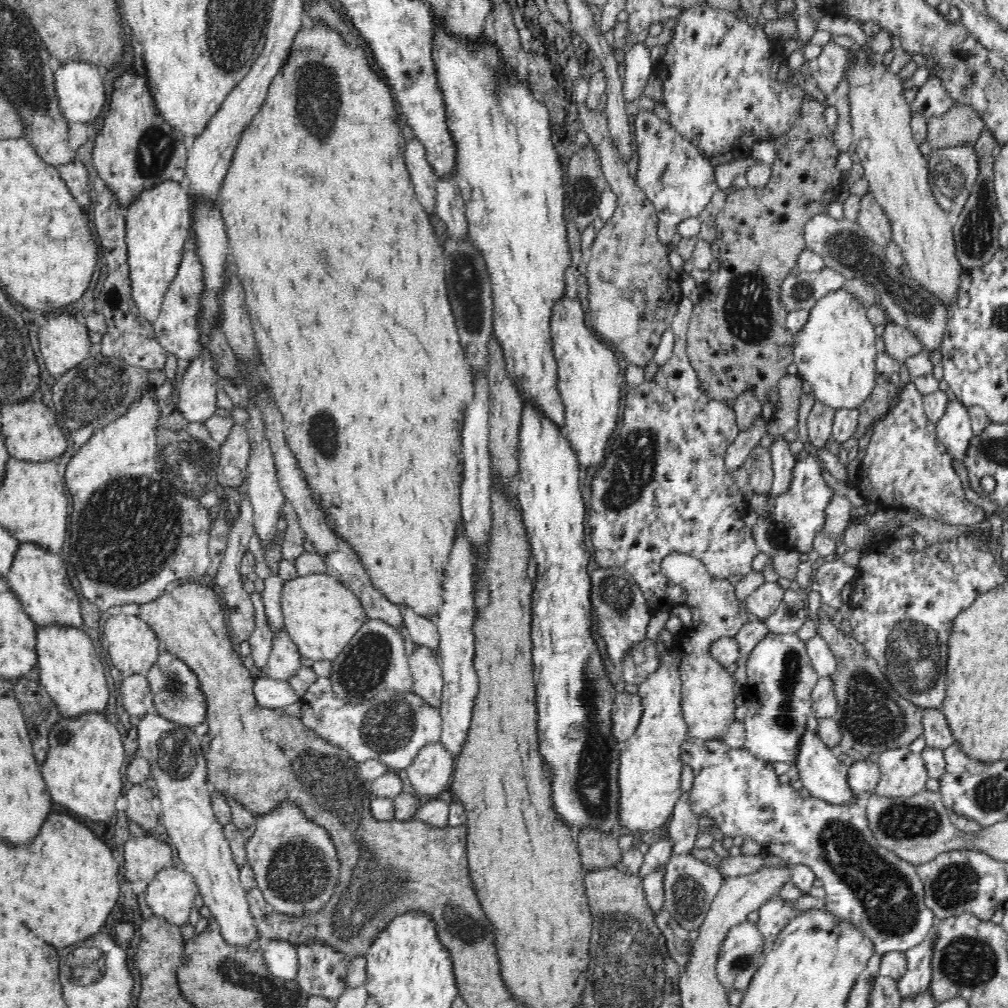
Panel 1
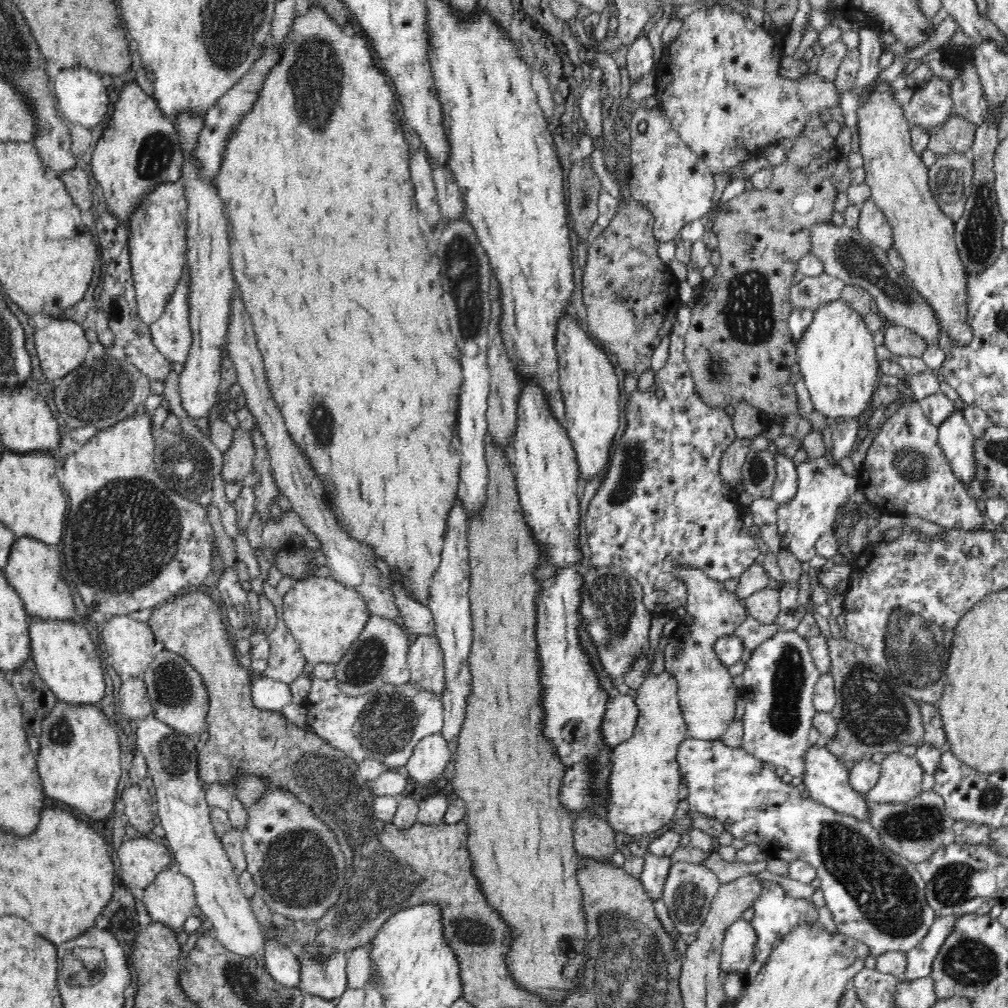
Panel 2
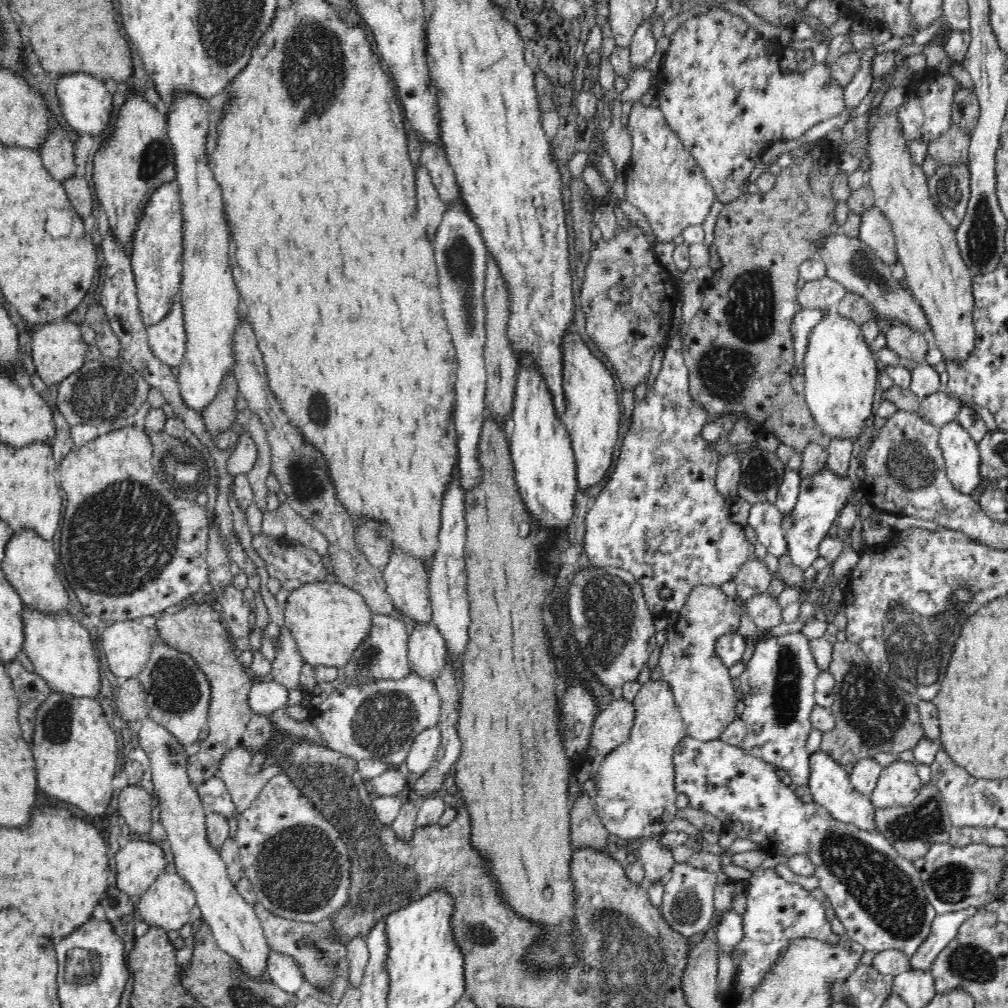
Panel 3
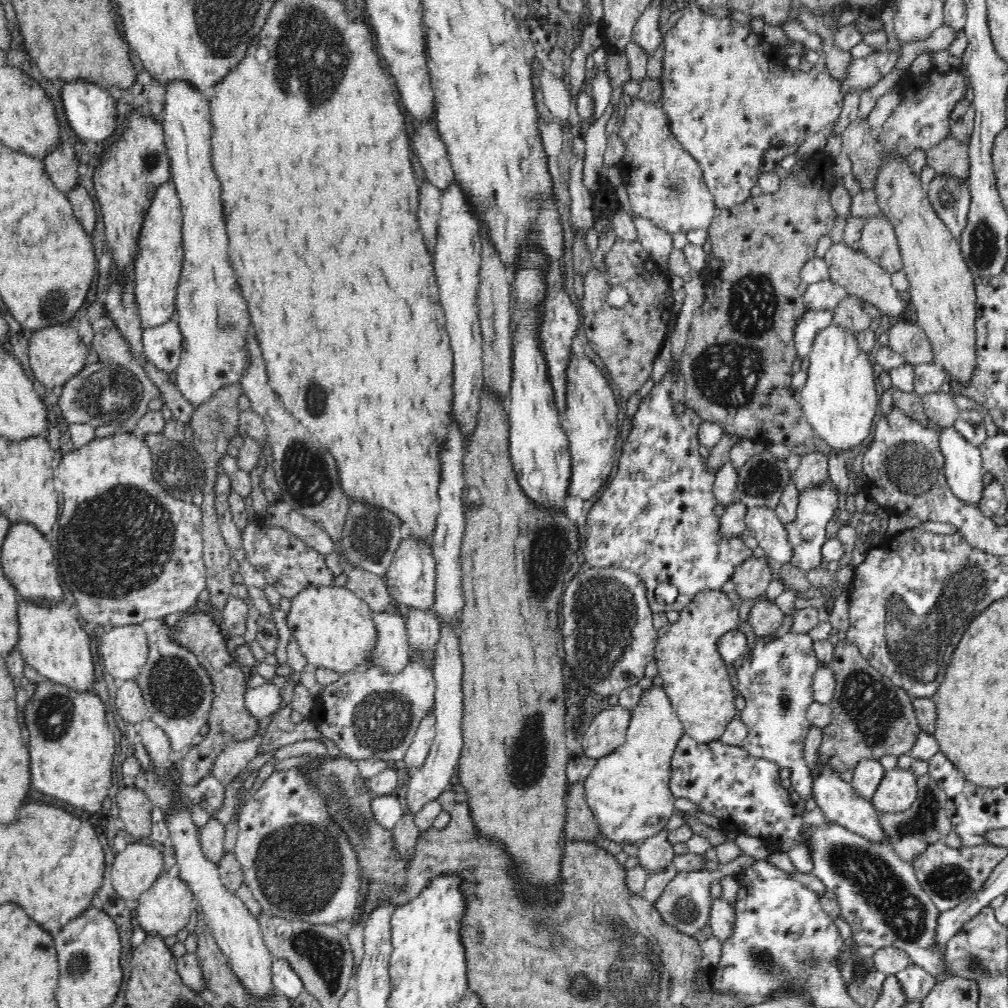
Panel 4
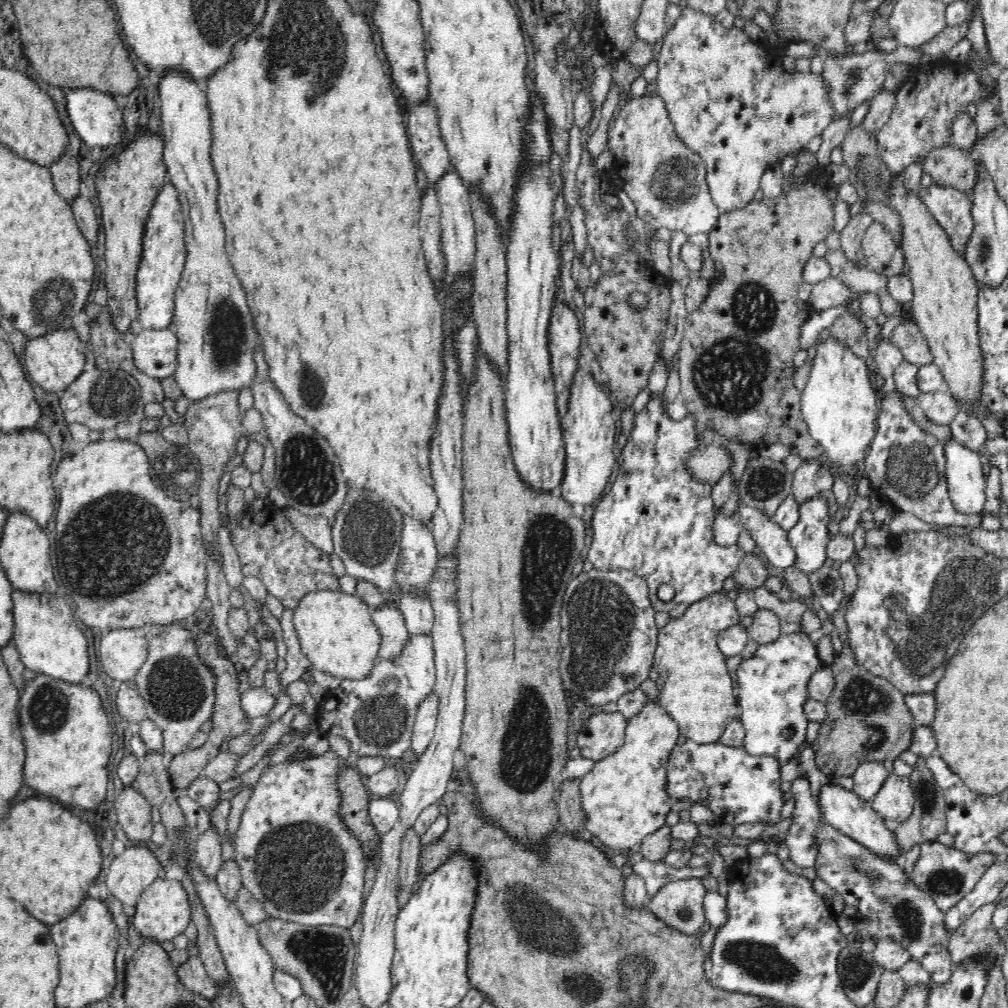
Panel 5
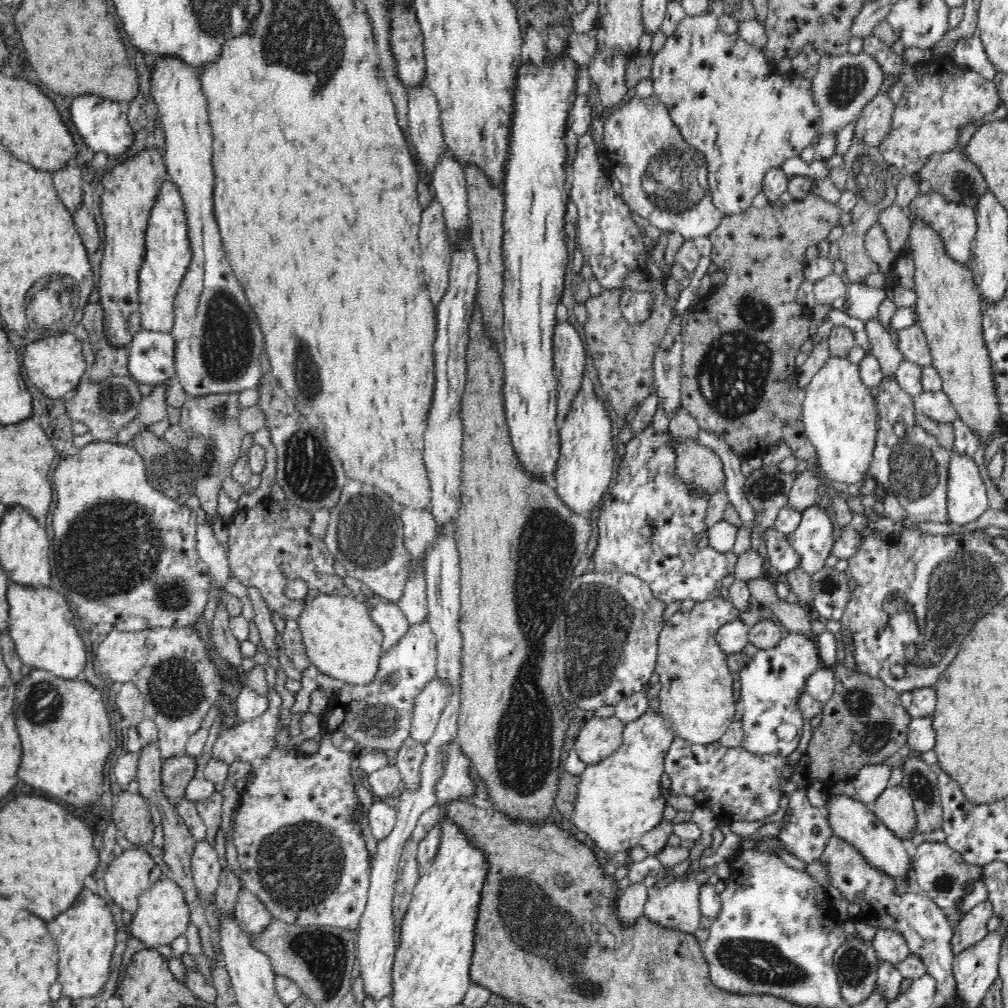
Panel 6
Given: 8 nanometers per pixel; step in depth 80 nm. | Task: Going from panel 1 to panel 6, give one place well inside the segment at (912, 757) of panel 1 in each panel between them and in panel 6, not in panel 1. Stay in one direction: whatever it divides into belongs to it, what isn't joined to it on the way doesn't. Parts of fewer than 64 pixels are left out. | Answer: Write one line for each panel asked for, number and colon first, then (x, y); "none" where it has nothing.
2: (900, 780)
3: (898, 785)
4: (896, 792)
5: (894, 802)
6: (894, 807)

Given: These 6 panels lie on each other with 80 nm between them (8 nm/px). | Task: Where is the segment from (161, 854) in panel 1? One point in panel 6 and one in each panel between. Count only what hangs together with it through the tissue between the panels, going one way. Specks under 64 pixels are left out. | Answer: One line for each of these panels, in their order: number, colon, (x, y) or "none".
2: (141, 860)
3: (138, 864)
4: (134, 870)
5: (130, 873)
6: (127, 876)

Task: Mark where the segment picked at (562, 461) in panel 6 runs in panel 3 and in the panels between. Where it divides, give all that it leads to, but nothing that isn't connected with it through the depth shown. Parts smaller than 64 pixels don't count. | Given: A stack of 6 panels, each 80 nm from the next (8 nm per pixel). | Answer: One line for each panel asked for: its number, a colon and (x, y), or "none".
3: (592, 418)
4: (590, 422)
5: (589, 433)

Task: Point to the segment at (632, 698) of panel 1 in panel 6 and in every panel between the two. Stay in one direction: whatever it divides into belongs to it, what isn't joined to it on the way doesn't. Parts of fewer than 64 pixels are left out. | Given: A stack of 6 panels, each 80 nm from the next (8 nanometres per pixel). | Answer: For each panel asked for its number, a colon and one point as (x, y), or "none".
2: (618, 723)
3: (611, 727)
4: (607, 730)
5: (602, 734)
6: (599, 737)

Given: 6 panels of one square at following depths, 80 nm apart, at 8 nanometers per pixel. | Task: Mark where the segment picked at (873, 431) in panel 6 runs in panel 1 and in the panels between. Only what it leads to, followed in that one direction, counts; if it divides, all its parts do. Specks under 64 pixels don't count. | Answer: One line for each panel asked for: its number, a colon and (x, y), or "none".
1: (834, 351)
2: (837, 357)
3: (841, 371)
4: (839, 401)
5: (838, 406)

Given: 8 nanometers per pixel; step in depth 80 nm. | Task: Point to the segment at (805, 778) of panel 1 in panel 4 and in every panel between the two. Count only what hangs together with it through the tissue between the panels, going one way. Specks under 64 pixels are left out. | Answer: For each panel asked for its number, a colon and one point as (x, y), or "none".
2: (827, 780)
3: (831, 788)
4: (841, 805)

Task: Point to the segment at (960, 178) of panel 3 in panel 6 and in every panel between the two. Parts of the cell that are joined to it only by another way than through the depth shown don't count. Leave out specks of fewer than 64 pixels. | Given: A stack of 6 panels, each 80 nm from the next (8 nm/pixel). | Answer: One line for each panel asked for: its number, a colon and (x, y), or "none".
4: (942, 291)
5: (937, 222)
6: (934, 262)

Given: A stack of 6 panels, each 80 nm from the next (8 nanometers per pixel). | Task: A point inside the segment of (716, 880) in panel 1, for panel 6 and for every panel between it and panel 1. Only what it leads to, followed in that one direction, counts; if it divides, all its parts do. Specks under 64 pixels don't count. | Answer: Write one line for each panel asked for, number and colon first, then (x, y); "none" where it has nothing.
2: (690, 889)
3: (688, 907)
4: (685, 905)
5: (679, 904)
6: (676, 907)

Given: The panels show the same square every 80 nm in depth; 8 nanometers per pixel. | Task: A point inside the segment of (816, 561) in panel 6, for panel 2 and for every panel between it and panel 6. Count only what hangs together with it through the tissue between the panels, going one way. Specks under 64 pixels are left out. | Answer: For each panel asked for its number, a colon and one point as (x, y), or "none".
2: (823, 487)
3: (821, 496)
4: (807, 534)
5: (809, 538)

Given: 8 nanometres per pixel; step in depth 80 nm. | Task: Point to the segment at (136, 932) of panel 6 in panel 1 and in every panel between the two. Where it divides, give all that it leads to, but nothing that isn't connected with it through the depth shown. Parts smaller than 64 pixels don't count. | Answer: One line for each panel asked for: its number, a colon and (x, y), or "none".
1: (170, 895)
2: (169, 900)
3: (167, 903)
4: (164, 909)
5: (163, 911)

